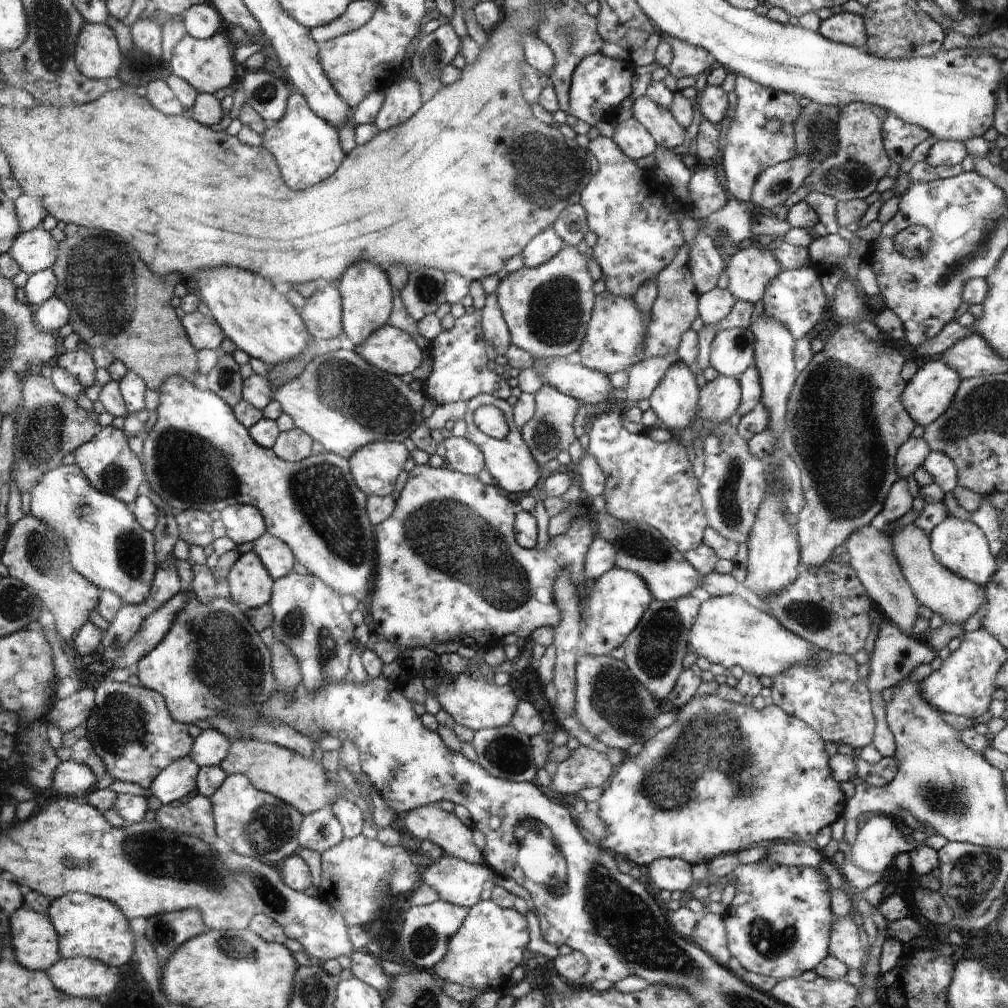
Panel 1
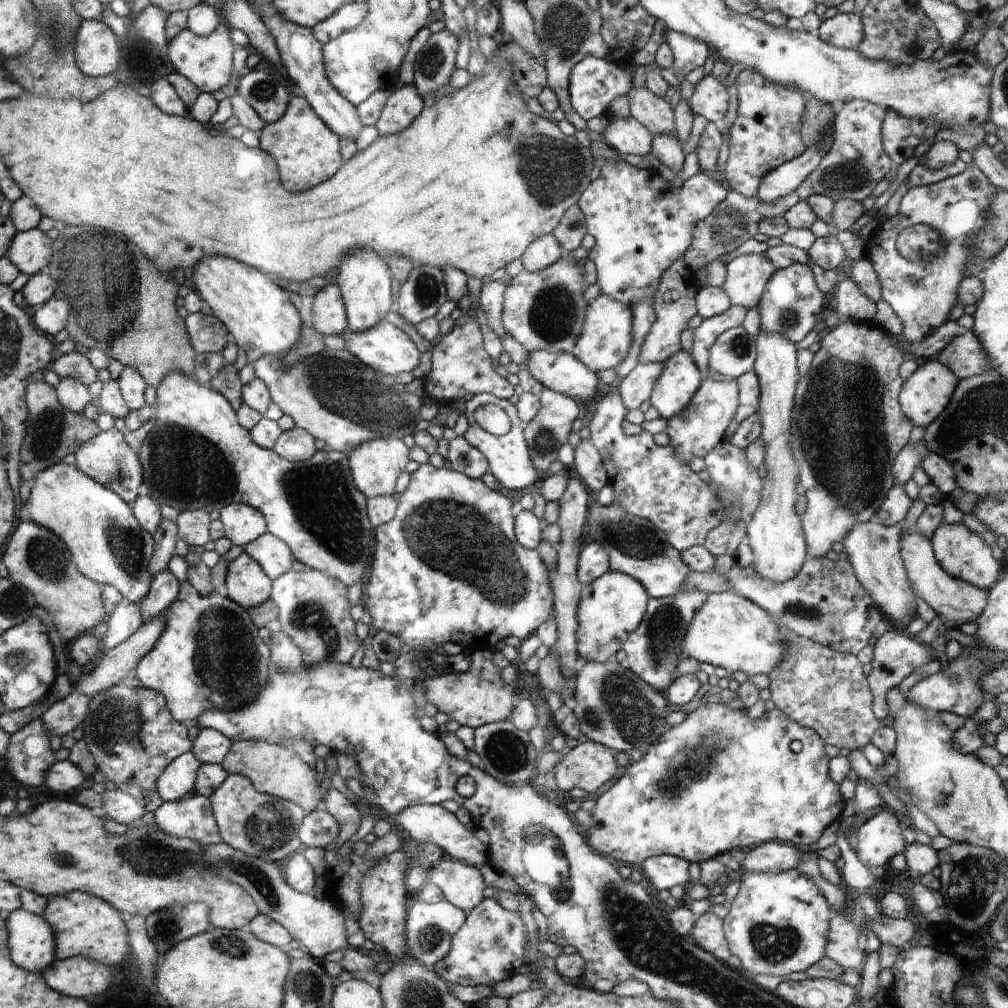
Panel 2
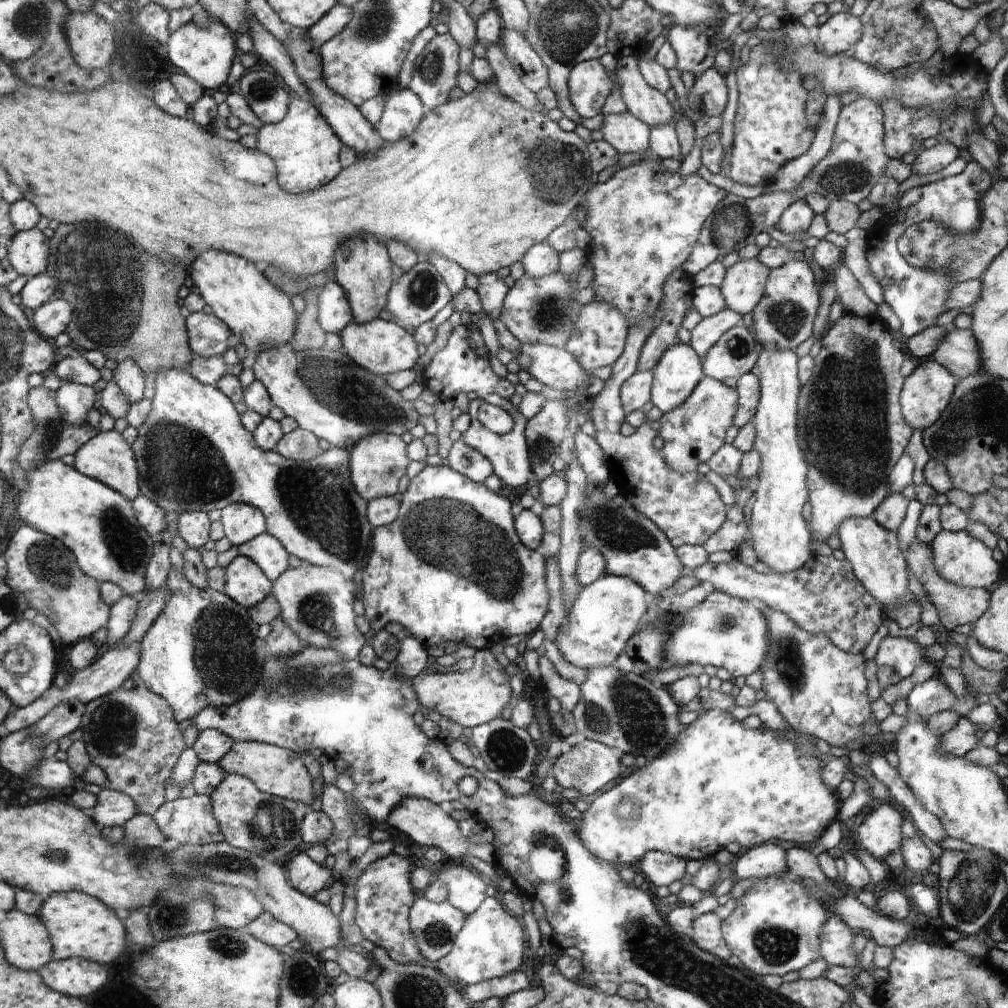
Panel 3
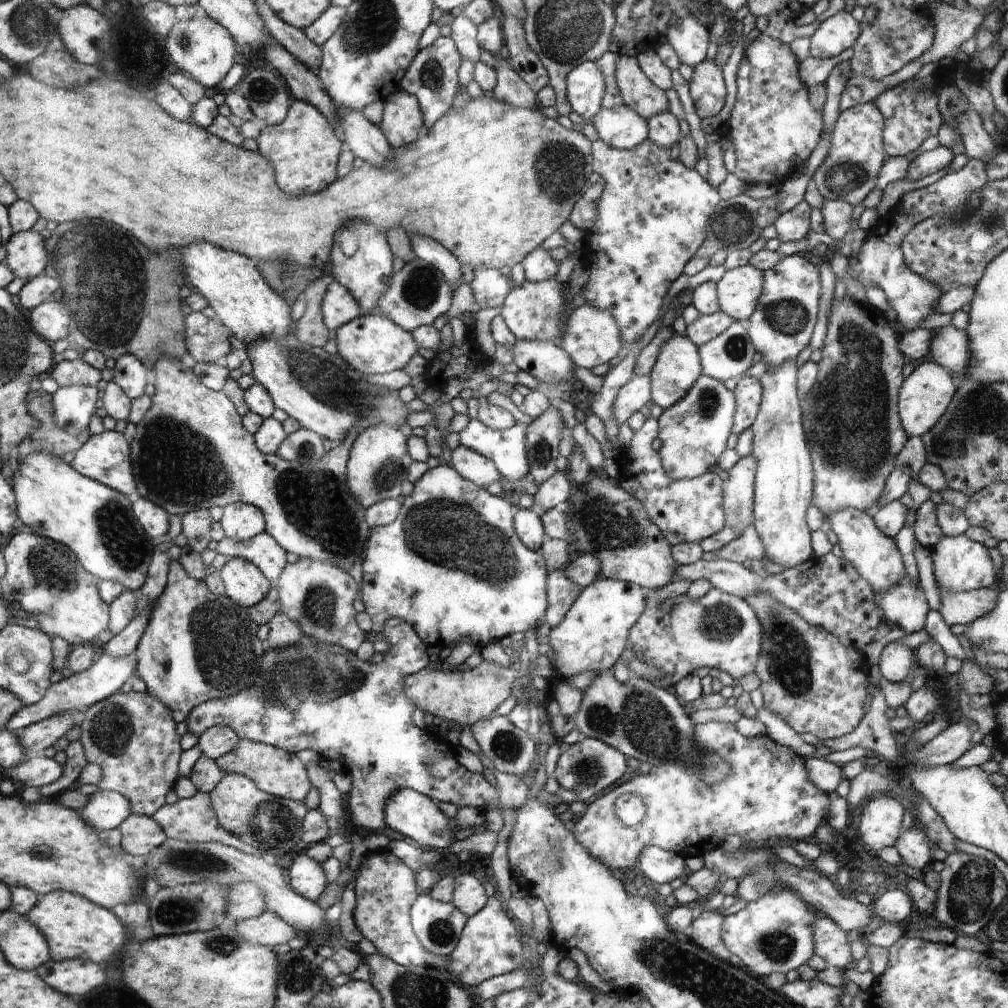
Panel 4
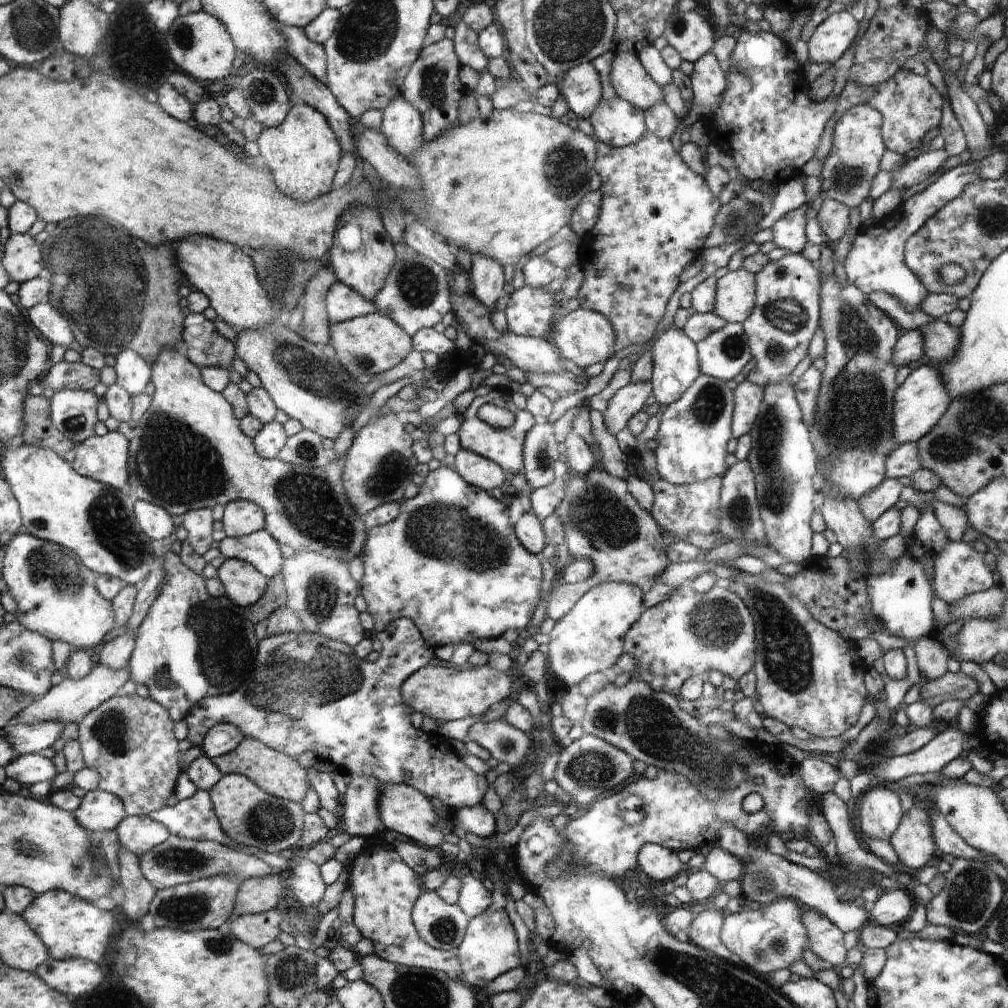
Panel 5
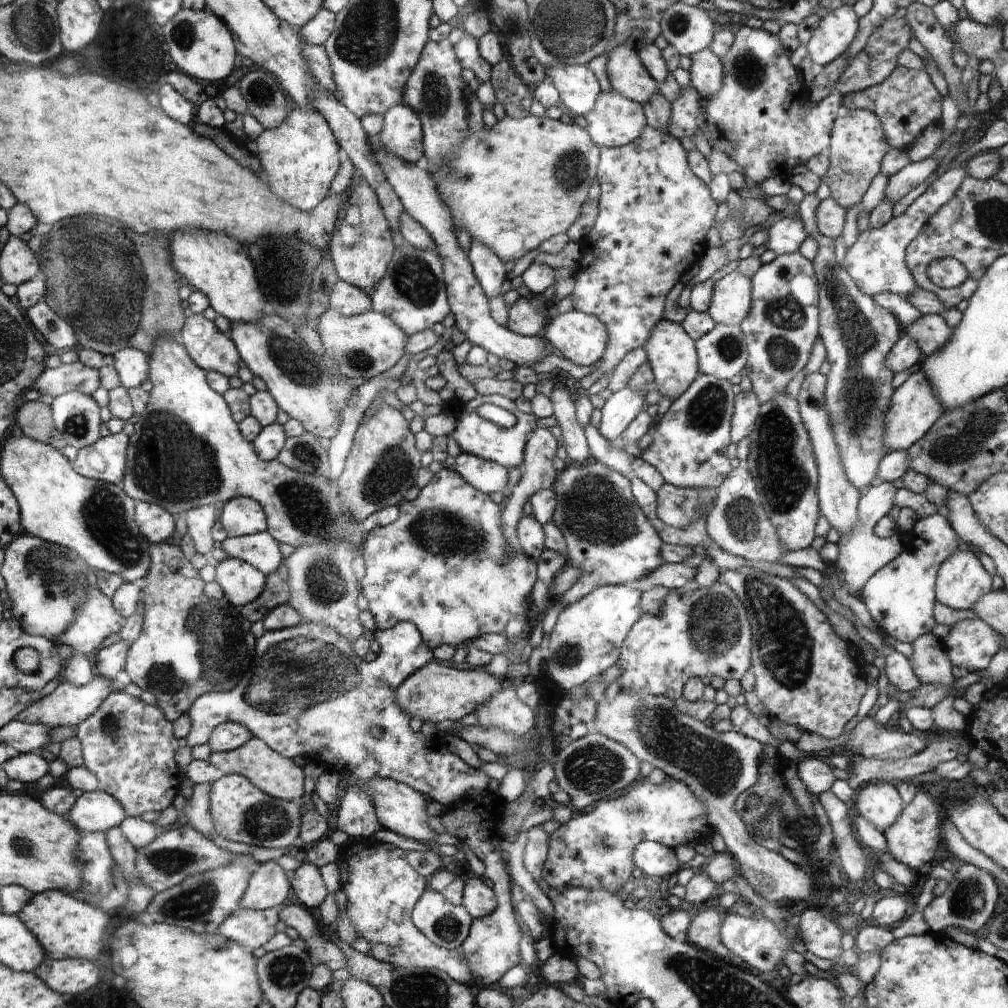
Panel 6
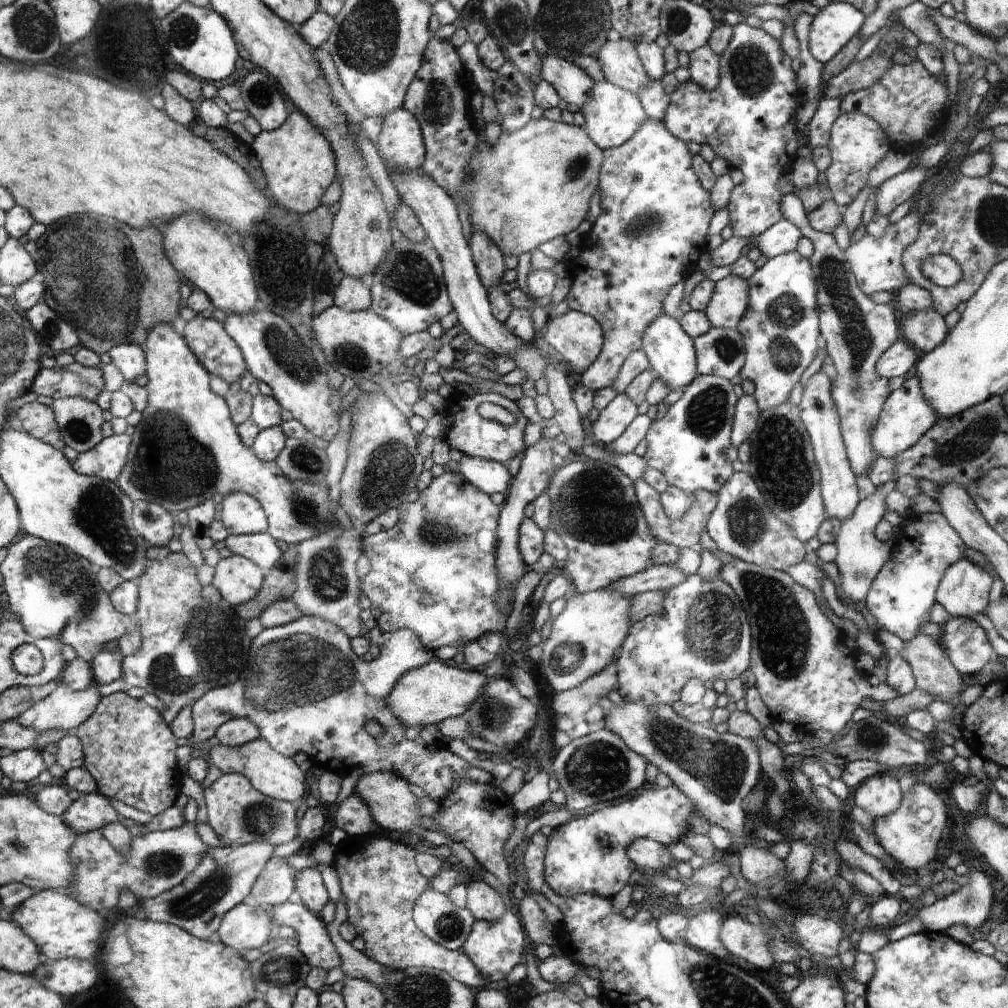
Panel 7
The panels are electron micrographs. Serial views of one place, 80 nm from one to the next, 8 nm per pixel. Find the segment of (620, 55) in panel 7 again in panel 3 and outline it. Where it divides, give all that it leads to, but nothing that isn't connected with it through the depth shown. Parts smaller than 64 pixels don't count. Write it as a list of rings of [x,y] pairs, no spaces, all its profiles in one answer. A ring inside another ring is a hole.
[[[627,55],[618,59],[615,73],[627,110],[634,116],[650,128],[675,119],[674,109],[664,93],[647,83],[639,68],[638,58]]]

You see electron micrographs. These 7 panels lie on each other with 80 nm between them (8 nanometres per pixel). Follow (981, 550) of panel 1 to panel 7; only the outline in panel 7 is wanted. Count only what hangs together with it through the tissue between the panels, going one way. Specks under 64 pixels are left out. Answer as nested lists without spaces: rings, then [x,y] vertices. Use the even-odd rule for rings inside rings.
[[[962,558],[948,568],[934,599],[950,616],[974,619],[976,615],[984,615],[989,608],[990,586],[992,575]]]

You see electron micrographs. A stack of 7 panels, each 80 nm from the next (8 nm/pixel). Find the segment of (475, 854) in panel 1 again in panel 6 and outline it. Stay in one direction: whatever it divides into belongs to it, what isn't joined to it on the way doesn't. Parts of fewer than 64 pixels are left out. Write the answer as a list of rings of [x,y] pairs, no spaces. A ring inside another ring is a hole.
[[[372,777],[372,780],[366,784],[366,790],[374,805],[375,815],[384,829],[392,830],[406,836],[406,838],[421,842],[434,838],[432,830],[426,826],[426,814],[424,814],[426,802],[424,802],[421,792],[412,790],[411,786],[406,786],[393,778],[384,777]]]

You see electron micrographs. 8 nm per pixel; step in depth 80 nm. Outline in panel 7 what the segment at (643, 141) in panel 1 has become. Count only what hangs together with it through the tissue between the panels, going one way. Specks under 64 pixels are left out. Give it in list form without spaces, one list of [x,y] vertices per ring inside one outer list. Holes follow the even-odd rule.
[[[606,79],[595,82],[595,86],[591,90],[590,102],[581,108],[581,112],[585,117],[584,128],[591,139],[603,150],[619,147],[622,143],[626,143],[648,117],[638,96]]]

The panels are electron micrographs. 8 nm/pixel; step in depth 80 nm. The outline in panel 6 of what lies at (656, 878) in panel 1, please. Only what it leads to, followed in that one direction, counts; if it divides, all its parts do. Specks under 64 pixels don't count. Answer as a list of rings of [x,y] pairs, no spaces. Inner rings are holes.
[[[643,841],[638,844],[634,852],[635,866],[642,870],[643,874],[650,876],[662,876],[665,880],[676,874],[683,867],[678,862],[673,848],[656,841]]]

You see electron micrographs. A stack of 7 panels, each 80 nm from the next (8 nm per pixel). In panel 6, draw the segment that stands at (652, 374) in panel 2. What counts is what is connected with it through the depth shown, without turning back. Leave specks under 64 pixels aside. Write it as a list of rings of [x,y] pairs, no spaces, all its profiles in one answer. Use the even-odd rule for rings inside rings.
[[[625,387],[613,392],[601,408],[602,416],[598,432],[606,440],[618,439],[645,403],[644,392],[636,393]]]

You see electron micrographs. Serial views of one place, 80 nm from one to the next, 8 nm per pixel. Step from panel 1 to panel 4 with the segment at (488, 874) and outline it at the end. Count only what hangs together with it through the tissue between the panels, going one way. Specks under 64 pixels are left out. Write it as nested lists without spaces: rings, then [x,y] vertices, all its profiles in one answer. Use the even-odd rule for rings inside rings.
[[[464,873],[455,879],[455,891],[451,902],[467,917],[474,916],[478,911],[482,911],[487,906],[489,898],[483,884],[476,876]]]

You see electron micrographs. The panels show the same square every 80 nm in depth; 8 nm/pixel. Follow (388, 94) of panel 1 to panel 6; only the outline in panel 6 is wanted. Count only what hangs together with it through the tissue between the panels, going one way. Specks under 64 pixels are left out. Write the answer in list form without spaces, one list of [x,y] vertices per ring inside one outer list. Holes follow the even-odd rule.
[[[400,103],[383,114],[379,142],[389,153],[407,163],[423,162],[423,128],[418,115]]]

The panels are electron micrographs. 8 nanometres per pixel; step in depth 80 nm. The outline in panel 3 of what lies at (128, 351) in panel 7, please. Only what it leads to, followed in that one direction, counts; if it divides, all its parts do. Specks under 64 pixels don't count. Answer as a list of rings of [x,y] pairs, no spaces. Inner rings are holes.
[[[132,357],[118,364],[115,371],[115,381],[124,389],[126,396],[133,403],[146,399],[147,374]]]

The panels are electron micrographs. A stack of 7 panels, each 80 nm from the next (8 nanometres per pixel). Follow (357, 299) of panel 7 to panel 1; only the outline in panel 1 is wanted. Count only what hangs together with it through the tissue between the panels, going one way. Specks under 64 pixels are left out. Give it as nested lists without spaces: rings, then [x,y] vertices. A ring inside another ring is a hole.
[[[326,284],[306,299],[300,314],[311,337],[320,340],[336,338],[343,332],[343,302],[339,288]]]

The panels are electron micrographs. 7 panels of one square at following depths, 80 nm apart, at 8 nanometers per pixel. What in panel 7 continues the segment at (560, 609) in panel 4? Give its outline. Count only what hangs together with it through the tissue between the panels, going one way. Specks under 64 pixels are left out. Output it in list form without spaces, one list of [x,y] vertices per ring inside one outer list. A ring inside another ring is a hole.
[[[570,457],[556,472],[547,490],[551,500],[552,528],[560,535],[567,548],[567,559],[561,569],[571,577],[572,591],[585,593],[606,589],[616,580],[636,575],[651,566],[651,552],[658,541],[643,516],[636,500],[634,481],[607,460]]]

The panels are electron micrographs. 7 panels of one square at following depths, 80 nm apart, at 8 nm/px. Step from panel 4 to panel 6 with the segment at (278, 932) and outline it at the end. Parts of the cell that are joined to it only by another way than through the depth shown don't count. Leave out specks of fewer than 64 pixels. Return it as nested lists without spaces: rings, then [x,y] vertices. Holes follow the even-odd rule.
[[[238,908],[219,927],[218,932],[249,952],[264,946],[281,920],[278,908],[252,910]]]

